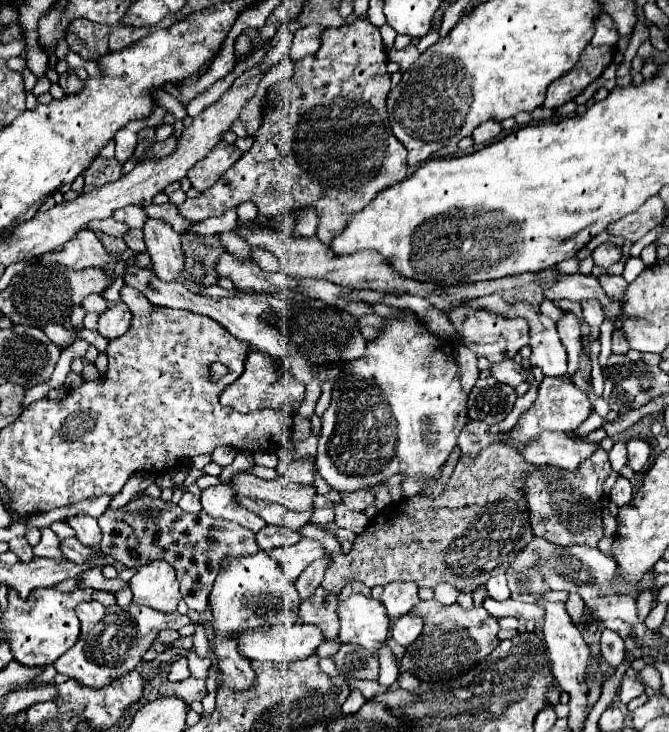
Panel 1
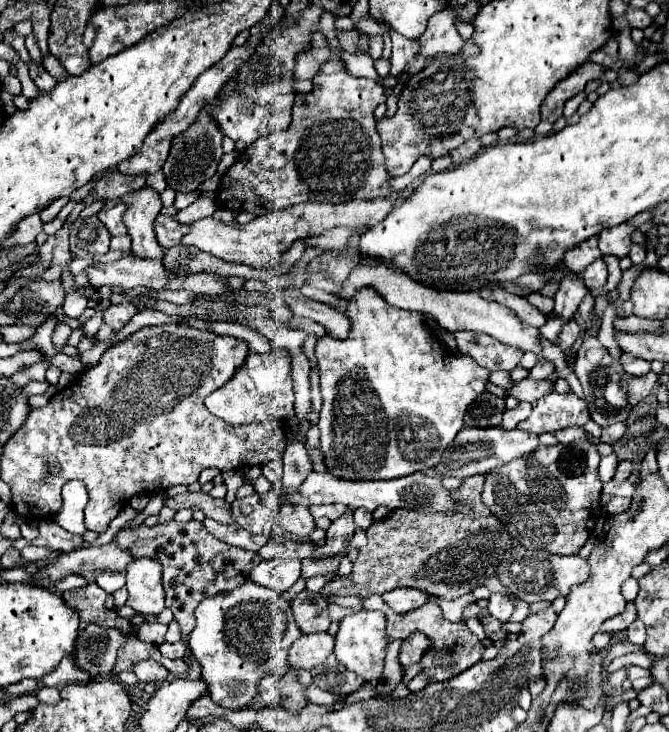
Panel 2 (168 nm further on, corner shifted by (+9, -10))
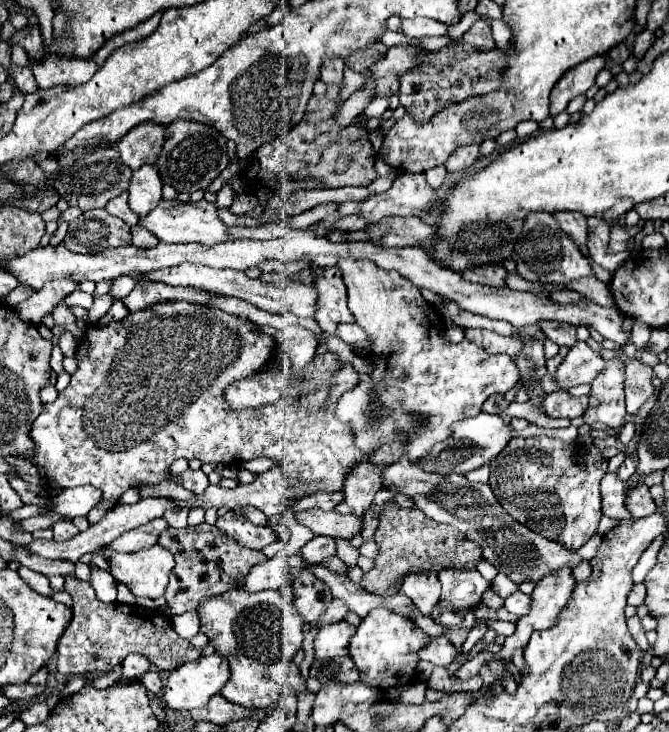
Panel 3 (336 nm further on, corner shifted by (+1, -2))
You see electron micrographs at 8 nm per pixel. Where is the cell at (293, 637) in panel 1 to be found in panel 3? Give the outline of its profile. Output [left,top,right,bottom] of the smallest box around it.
[314,622,354,658]

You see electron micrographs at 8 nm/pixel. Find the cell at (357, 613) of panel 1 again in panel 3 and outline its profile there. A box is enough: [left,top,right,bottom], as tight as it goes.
[350,608,430,688]

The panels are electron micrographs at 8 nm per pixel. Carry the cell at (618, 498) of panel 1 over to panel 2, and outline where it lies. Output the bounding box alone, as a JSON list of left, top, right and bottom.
[606,496,632,514]

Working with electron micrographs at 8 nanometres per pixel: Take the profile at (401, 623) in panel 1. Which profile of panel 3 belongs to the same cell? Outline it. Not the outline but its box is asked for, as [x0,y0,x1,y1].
[418,636,458,668]

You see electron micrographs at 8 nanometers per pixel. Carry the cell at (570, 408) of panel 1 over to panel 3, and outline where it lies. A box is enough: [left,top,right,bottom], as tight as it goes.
[544,390,588,418]

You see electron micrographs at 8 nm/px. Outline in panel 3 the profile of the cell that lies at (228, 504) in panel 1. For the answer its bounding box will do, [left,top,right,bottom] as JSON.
[216,512,276,550]

